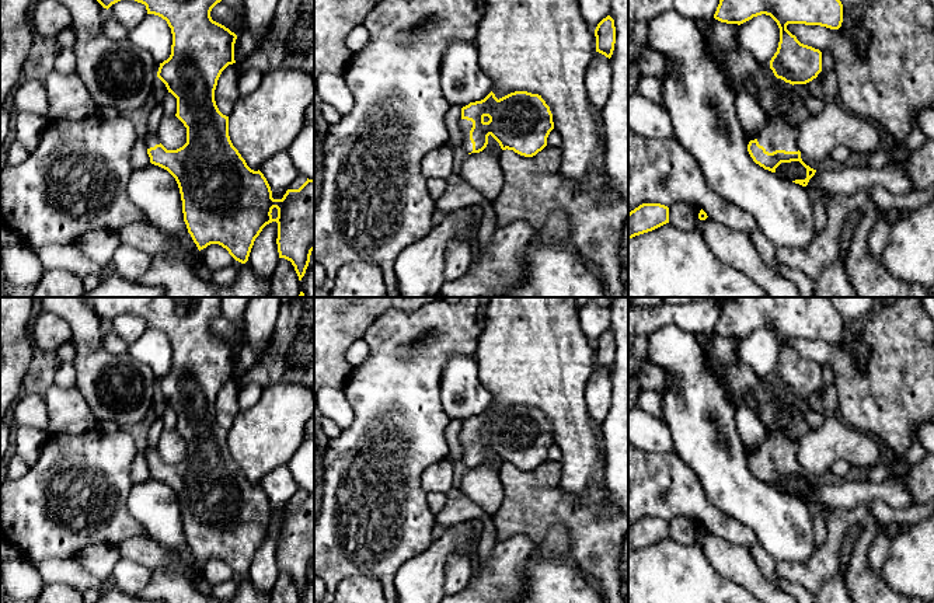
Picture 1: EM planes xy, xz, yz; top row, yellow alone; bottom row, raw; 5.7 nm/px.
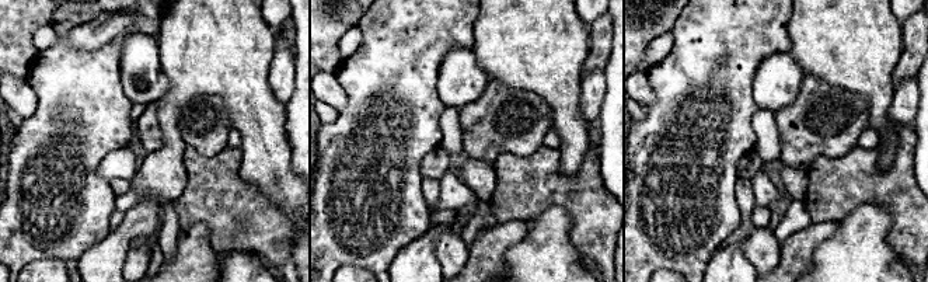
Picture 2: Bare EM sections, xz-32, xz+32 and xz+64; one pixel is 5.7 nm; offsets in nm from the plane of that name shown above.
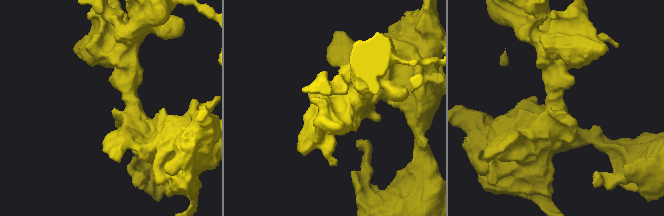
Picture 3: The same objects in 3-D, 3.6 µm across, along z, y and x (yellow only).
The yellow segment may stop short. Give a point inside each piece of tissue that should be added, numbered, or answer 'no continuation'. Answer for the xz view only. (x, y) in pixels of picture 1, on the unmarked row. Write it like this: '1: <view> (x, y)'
1: xz (466, 439)

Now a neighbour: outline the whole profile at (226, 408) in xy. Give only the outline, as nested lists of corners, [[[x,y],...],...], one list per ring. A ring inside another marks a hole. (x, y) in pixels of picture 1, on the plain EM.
[[[233,377],[222,386],[217,394],[215,415],[219,425],[226,431],[231,428],[234,418],[240,411],[238,391],[240,390],[236,386],[236,377]]]

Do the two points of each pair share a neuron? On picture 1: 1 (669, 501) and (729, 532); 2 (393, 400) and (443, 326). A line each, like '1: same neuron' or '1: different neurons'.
1: same neuron
2: same neuron

